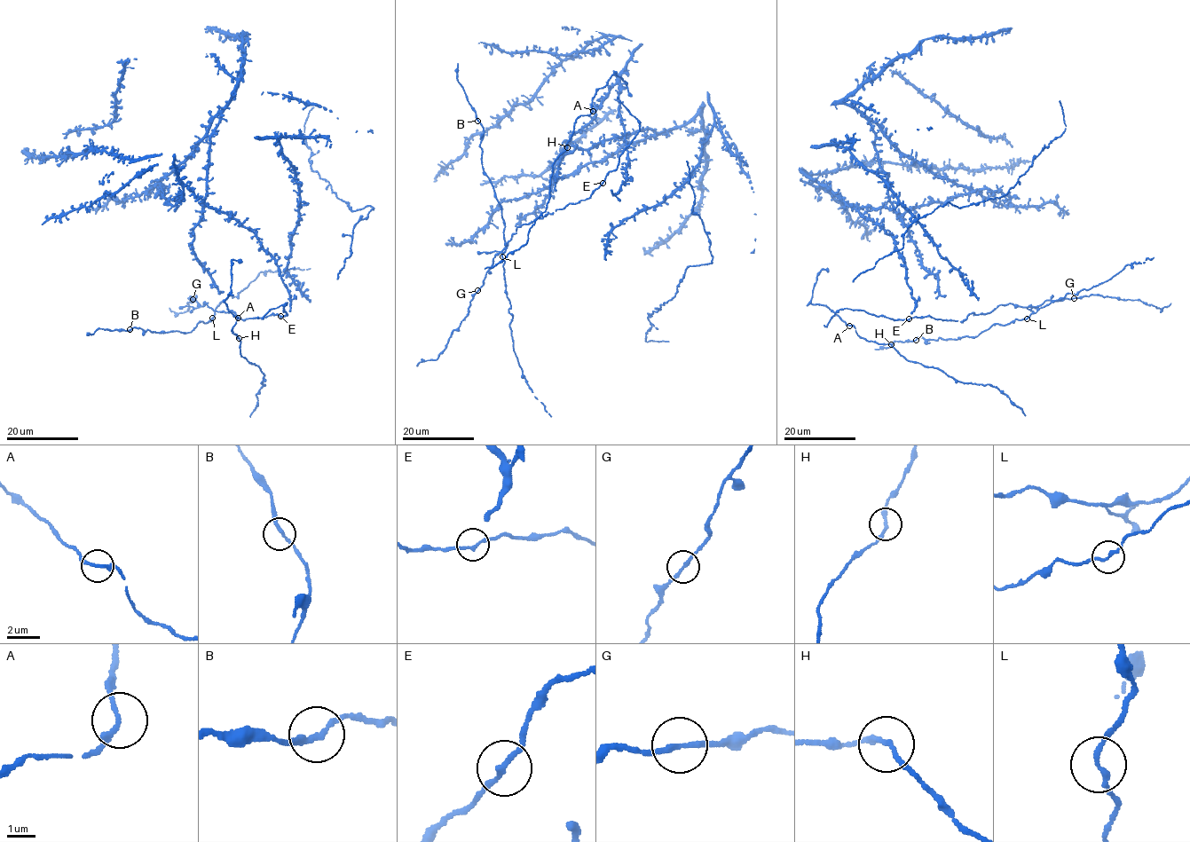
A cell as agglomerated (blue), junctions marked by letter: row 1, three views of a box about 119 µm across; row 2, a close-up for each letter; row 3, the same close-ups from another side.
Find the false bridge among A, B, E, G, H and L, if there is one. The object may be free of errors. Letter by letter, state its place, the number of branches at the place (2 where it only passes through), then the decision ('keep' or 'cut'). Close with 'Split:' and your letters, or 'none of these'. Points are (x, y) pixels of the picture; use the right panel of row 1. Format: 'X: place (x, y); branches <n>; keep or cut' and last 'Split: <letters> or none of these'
A: place (849, 326); branches 2; keep
B: place (916, 340); branches 2; keep
E: place (909, 318); branches 2; keep
G: place (1074, 298); branches 2; keep
H: place (891, 344); branches 2; keep
L: place (1027, 318); branches 2; keep
Split: none of these

